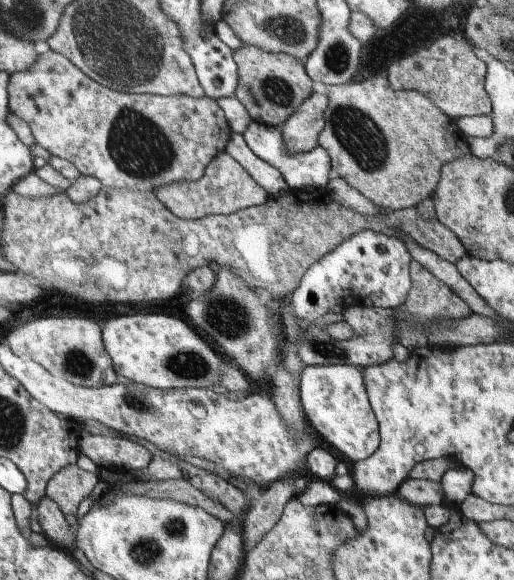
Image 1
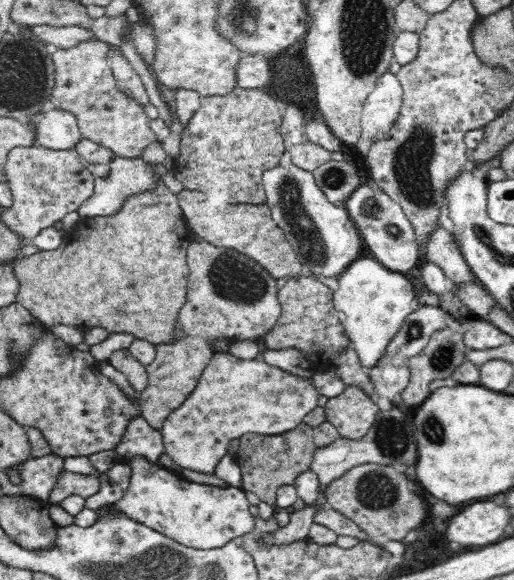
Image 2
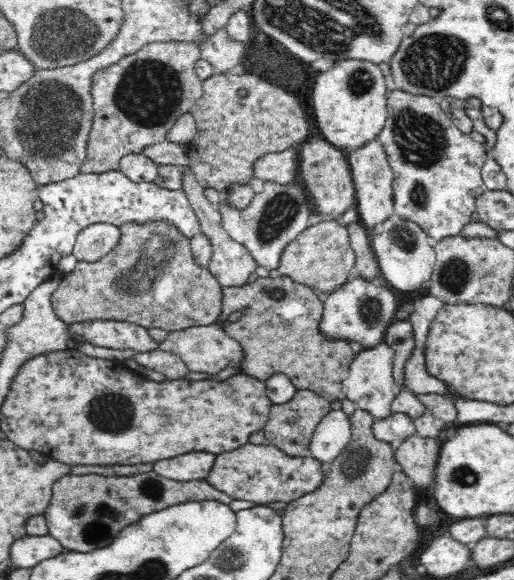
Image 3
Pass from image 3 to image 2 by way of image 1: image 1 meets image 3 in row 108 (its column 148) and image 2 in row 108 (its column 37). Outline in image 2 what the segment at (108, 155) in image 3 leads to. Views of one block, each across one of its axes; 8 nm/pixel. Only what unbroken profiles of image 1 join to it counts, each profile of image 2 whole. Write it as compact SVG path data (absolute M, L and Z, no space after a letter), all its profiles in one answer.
M92 35L88 40L70 48L70 50L52 49L51 61L55 66L55 78L49 100L54 108L73 114L83 138L109 148L118 158L127 158L128 160L130 158L141 158L142 150L152 142L158 141L158 135L151 129L151 120L146 113L145 106L136 97L132 97L130 93L123 91L116 81L116 75L112 71L113 68L107 55L109 45L104 42L104 39Z

